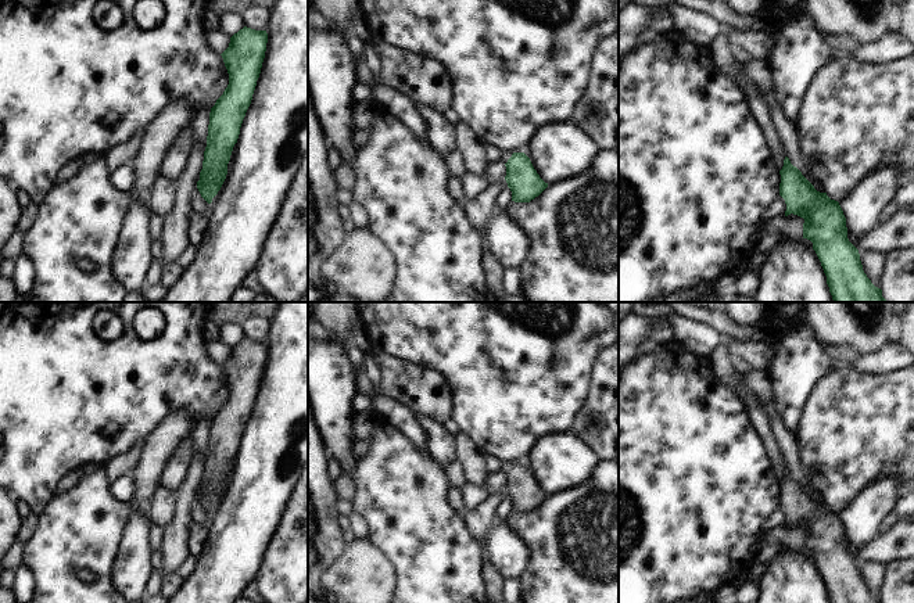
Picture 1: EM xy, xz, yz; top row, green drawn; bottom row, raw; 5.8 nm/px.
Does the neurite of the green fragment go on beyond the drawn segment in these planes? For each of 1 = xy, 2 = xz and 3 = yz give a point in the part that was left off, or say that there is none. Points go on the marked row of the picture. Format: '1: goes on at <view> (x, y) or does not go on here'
1: does not go on here
2: does not go on here
3: does not go on here

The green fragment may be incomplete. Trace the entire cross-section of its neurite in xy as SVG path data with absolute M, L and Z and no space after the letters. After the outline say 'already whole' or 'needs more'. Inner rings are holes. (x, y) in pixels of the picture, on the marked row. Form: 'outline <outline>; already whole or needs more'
outline M244 26L230 37L229 47L221 54L229 85L209 112L207 147L197 182L197 189L208 204L226 179L227 164L261 73L266 43L266 30Z; already whole

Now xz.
outline M513 152L505 166L505 180L515 202L530 202L548 187L524 152Z; already whole

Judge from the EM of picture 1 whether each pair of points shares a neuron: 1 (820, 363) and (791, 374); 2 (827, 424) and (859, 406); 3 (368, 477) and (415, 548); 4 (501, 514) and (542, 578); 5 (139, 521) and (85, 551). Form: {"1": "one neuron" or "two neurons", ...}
{"1": "one neuron", "2": "one neuron", "3": "one neuron", "4": "two neurons", "5": "two neurons"}

